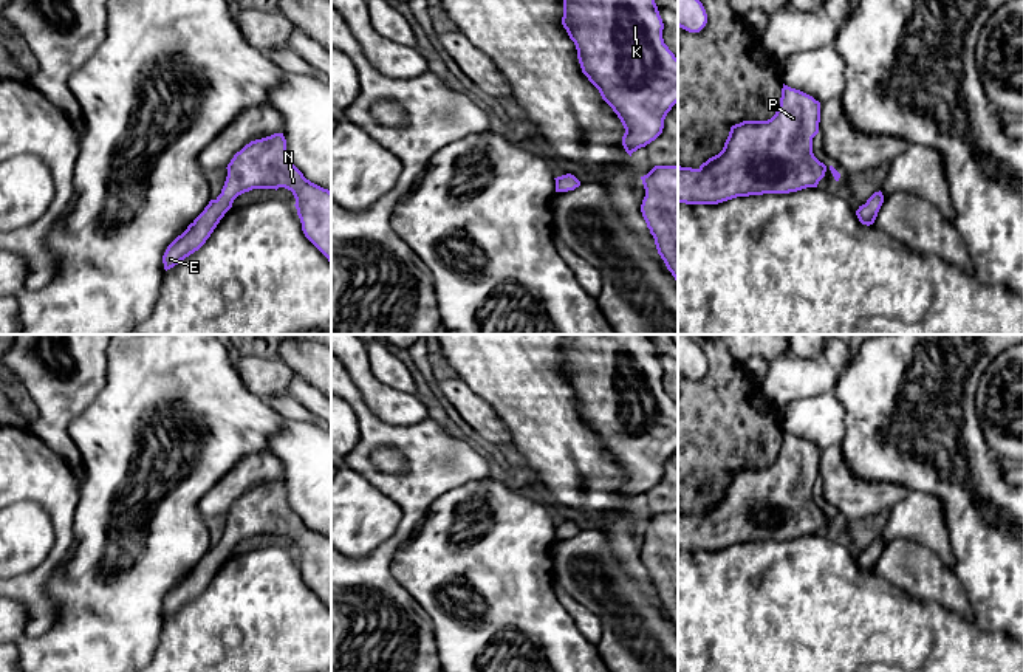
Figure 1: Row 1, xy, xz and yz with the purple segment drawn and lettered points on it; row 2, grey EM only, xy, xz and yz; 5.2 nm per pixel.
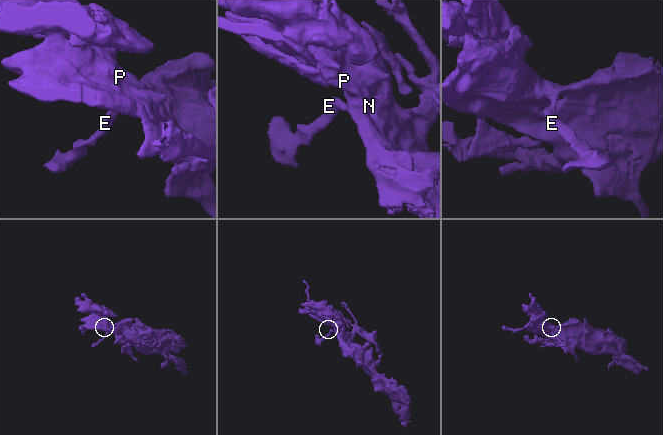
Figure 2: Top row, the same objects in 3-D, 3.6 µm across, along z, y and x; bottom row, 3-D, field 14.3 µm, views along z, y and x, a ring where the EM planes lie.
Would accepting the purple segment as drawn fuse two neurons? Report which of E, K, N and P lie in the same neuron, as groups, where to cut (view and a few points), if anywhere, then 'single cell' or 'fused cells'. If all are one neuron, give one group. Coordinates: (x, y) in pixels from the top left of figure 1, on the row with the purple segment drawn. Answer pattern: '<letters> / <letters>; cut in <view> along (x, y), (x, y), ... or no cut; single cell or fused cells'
E K N P; no cut; single cell

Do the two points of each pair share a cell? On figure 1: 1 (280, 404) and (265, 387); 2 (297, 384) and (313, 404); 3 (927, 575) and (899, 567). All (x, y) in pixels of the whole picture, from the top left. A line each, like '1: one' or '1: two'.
1: two
2: one
3: one

